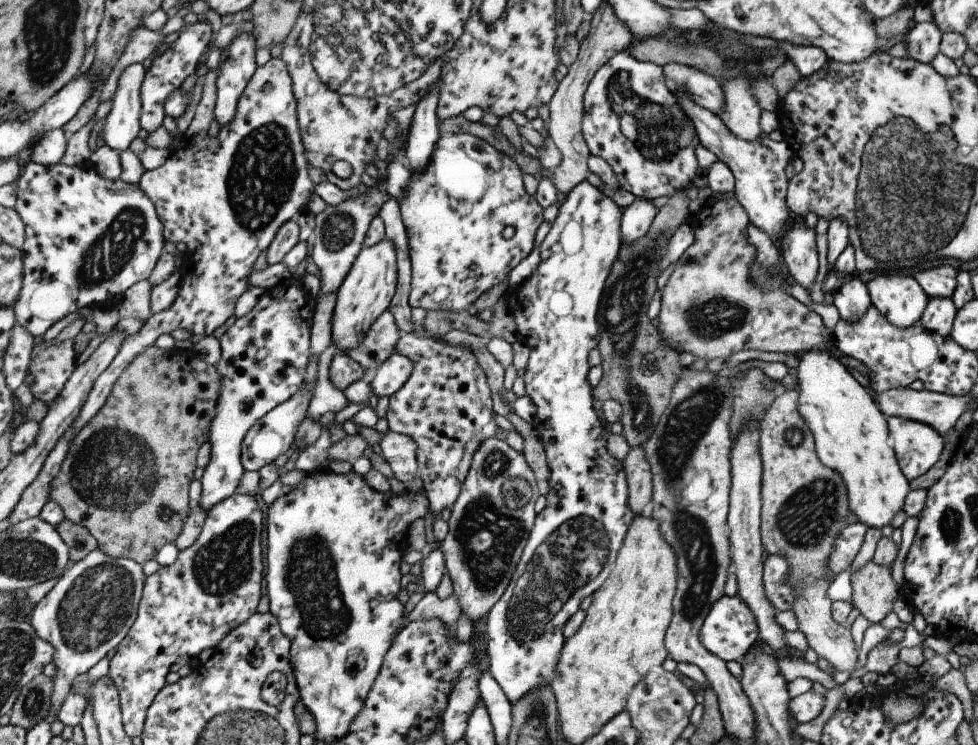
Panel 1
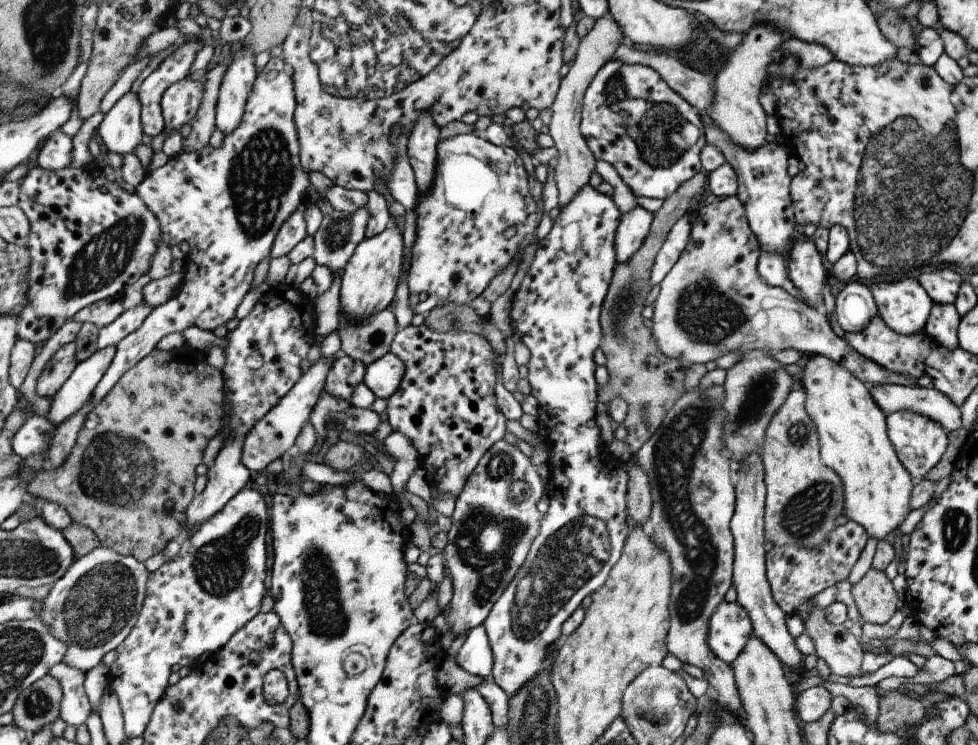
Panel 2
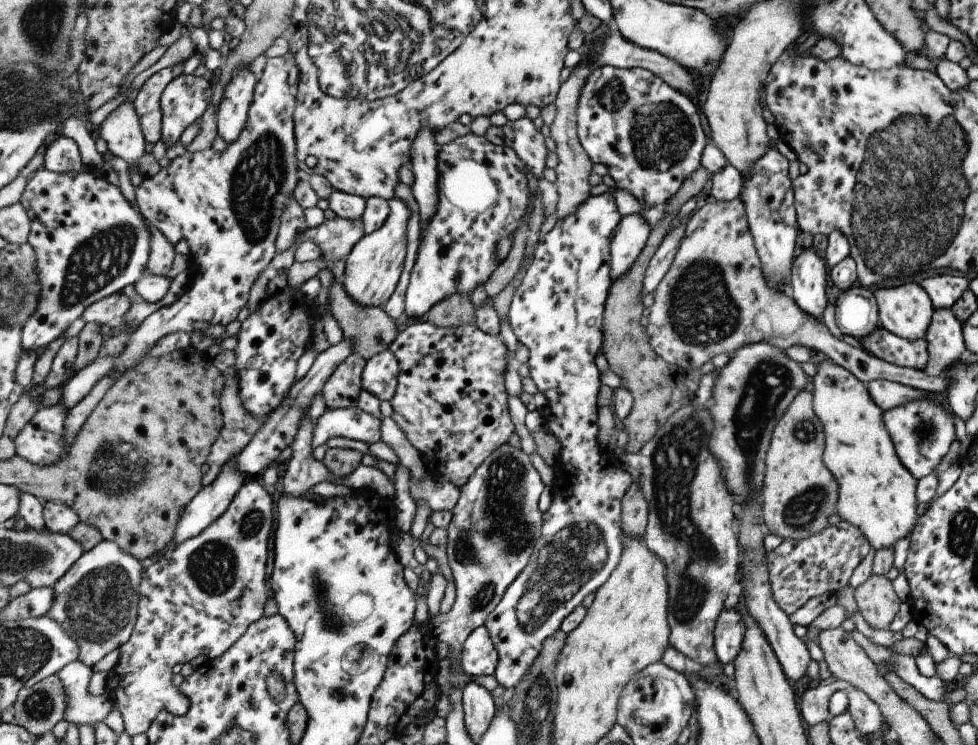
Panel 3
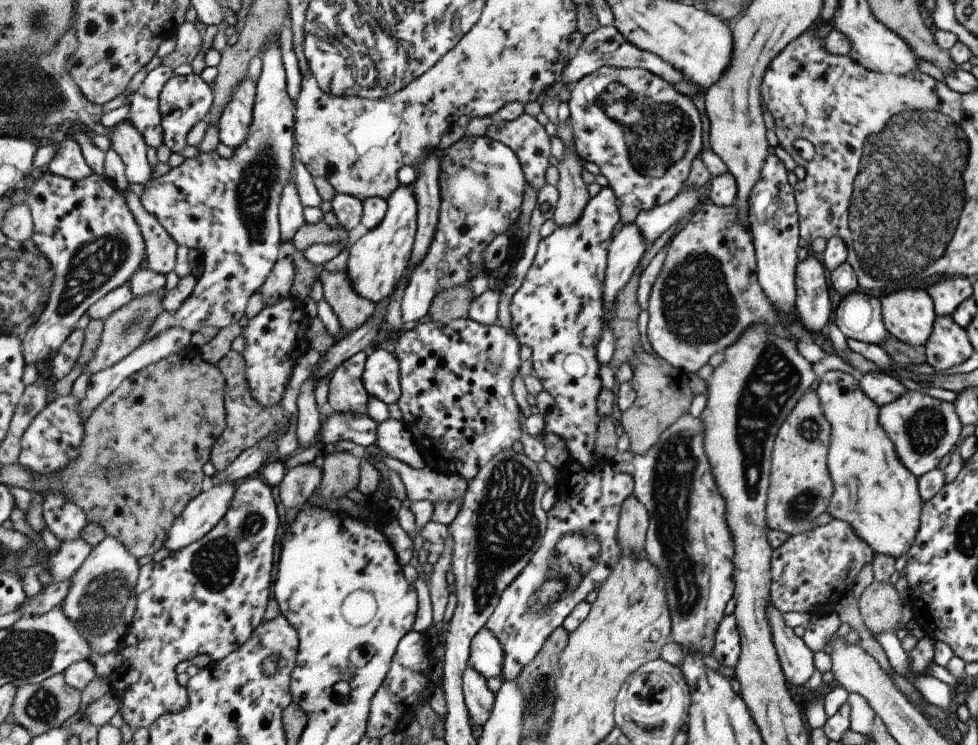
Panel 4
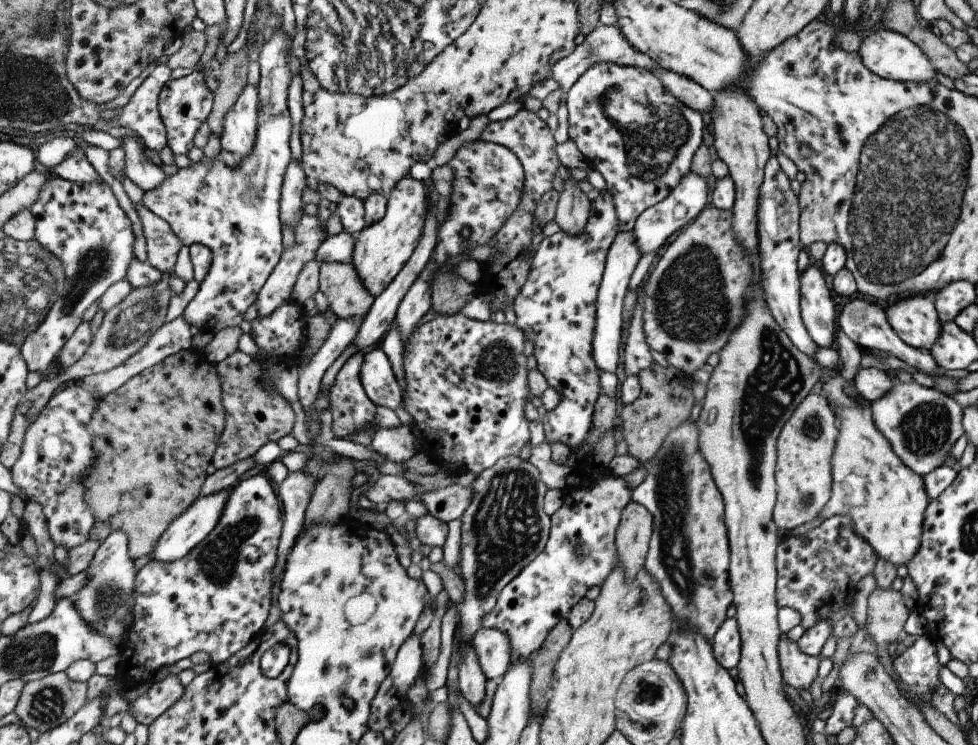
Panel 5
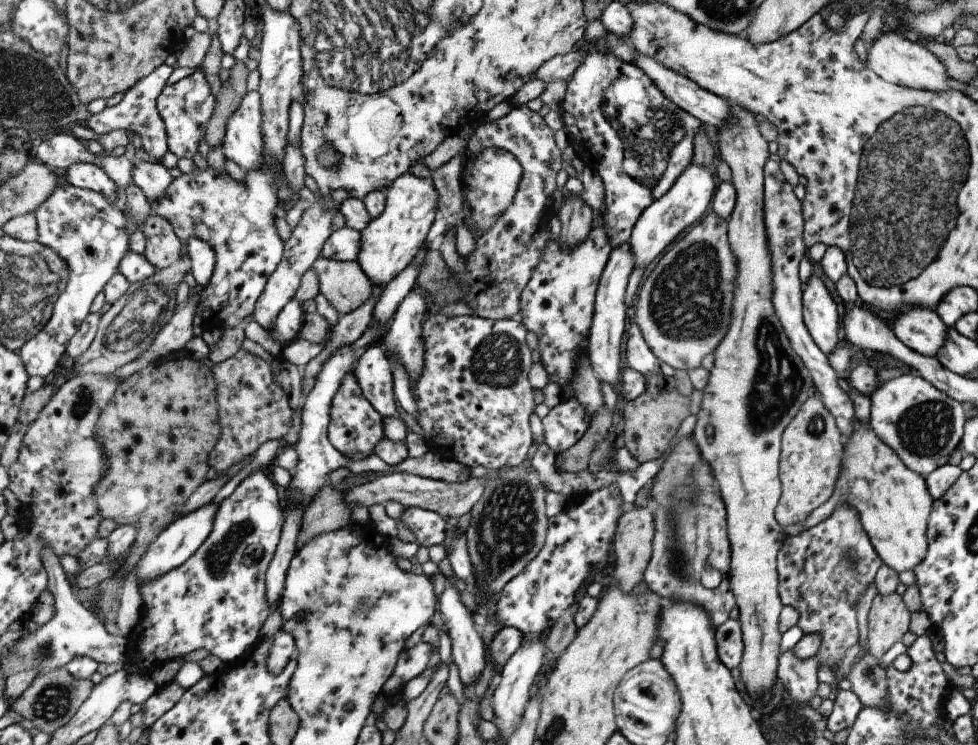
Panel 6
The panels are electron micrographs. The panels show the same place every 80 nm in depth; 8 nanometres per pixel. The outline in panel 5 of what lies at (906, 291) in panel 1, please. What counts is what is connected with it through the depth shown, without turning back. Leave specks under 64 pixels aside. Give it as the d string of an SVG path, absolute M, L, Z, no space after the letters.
M931 293L905 296L883 308L887 324L906 345L923 351L930 349L942 325Z

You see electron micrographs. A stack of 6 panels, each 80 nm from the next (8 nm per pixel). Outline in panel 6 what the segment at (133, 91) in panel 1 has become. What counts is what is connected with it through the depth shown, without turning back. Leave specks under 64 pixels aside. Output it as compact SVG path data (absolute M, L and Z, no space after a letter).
M135 159L133 167L134 183L138 184L148 196L149 200L166 195L167 188L173 182L169 169L159 161L149 163Z

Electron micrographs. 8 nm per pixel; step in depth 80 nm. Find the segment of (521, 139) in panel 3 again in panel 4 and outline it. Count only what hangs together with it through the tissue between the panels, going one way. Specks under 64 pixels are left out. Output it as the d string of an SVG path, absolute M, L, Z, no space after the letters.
M523 113L512 121L495 120L489 127L487 136L493 140L506 142L516 153L521 161L528 184L540 192L547 185L547 170L551 166L551 137L545 128L537 122L537 118Z

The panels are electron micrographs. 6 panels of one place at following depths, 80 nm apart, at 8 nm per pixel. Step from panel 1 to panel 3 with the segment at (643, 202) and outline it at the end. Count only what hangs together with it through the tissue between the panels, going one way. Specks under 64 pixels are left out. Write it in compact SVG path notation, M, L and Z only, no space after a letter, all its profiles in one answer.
M641 212L625 215L610 240L612 280L618 279L633 264L647 240L650 228Z

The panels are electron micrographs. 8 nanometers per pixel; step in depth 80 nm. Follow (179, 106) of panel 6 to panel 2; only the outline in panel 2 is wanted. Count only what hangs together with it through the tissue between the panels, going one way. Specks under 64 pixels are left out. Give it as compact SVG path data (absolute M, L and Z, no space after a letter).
M185 78L166 91L162 99L162 110L166 126L164 133L167 138L173 132L181 132L183 126L195 120L205 96L204 79L193 81Z

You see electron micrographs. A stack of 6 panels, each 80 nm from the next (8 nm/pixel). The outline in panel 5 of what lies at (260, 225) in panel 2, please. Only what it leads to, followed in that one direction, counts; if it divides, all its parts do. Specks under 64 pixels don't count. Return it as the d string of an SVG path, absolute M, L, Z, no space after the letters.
M276 22L271 30L267 33L267 38L264 44L260 47L259 53L259 64L261 65L261 78L260 83L257 85L260 94L260 105L259 105L259 116L258 116L258 129L257 138L254 149L237 165L235 168L225 164L219 158L212 159L211 157L205 157L201 162L191 163L188 167L178 169L178 171L167 177L155 190L146 191L144 194L144 203L149 210L152 210L157 216L166 220L173 229L173 232L179 237L183 245L190 247L191 245L202 244L208 246L213 253L213 262L211 271L206 276L203 282L199 283L199 289L196 295L190 300L189 304L186 306L183 317L187 323L189 323L194 330L210 329L214 333L229 328L238 327L241 322L243 322L243 316L245 312L249 310L249 306L253 302L257 302L259 293L262 292L262 288L266 285L267 279L271 276L271 273L277 268L279 262L282 261L282 256L285 250L283 246L283 230L281 230L282 219L281 219L281 202L282 202L282 188L286 180L287 169L290 168L290 164L293 162L291 158L291 132L293 132L294 124L292 123L292 114L289 112L289 84L291 84L291 79L293 76L293 68L291 68L291 56L289 56L288 50L294 55L294 47L292 46L292 40L294 36L291 36L290 40L281 32L281 27Z

